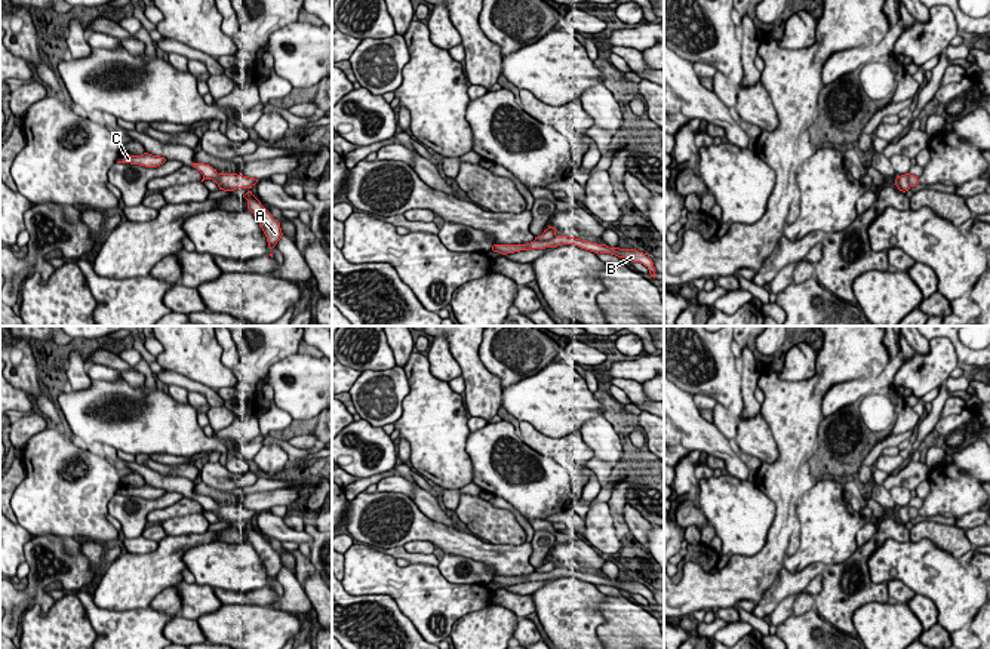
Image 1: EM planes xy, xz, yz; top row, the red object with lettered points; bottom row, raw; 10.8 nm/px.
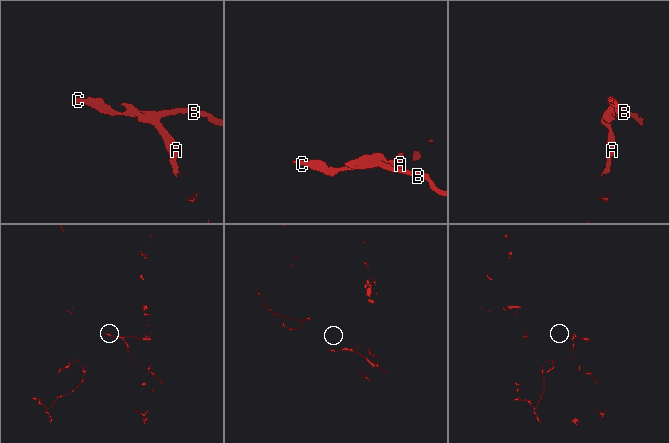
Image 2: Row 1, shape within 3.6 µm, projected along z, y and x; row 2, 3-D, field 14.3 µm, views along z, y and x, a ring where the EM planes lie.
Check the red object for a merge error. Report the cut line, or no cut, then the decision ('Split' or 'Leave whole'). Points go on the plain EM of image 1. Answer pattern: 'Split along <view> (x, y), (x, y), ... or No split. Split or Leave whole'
Split along xy (220, 506), (218, 513), (233, 522). Split

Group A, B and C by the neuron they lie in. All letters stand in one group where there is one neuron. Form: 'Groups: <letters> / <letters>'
Groups: A / B C

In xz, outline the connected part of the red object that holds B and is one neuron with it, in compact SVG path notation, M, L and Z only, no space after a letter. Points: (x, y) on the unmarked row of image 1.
M556 568L551 572L545 572L545 573L534 572L526 576L494 576L492 582L507 587L507 585L520 584L520 582L557 579L557 578L563 578L563 576L575 576L581 581L585 581L585 582L590 582L594 585L599 585L599 584L600 585L611 585L618 590L625 590L631 594L640 594L649 602L651 609L655 610L655 599L654 599L654 594L648 585L639 584L636 581L609 579L606 576L597 576L597 575L591 575L591 573L569 569L569 568Z

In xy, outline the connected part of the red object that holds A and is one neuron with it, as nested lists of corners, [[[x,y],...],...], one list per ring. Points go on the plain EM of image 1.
[[[248,523],[243,529],[248,532],[248,541],[259,554],[259,559],[267,569],[268,579],[273,581],[283,568],[280,554],[273,550],[273,547],[261,536],[252,523]]]

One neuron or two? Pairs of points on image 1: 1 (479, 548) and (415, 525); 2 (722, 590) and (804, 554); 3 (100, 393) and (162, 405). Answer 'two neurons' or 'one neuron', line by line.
1: one neuron
2: two neurons
3: one neuron

